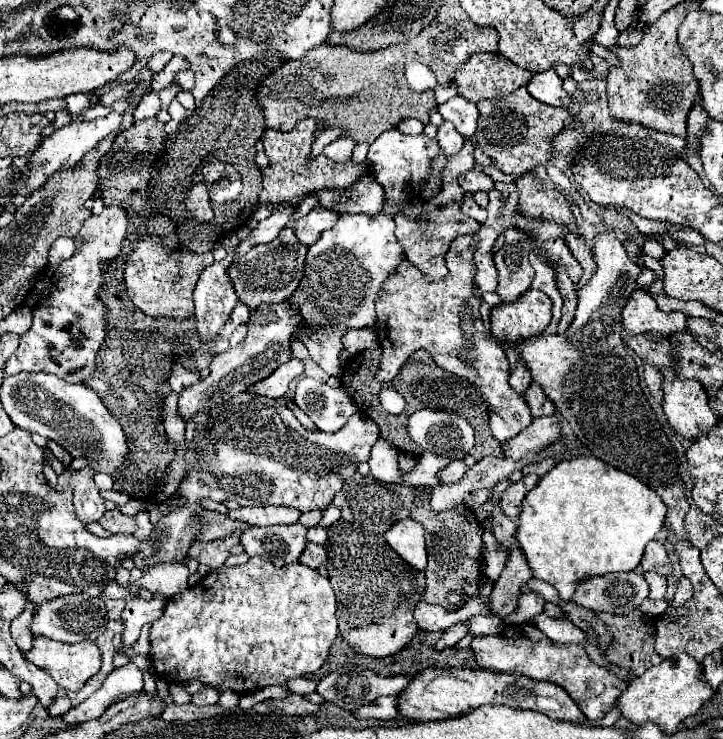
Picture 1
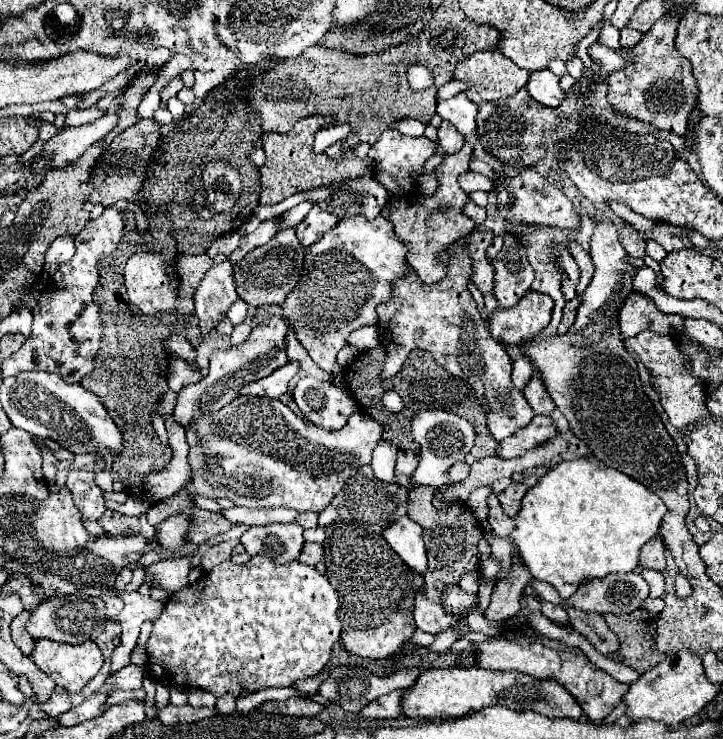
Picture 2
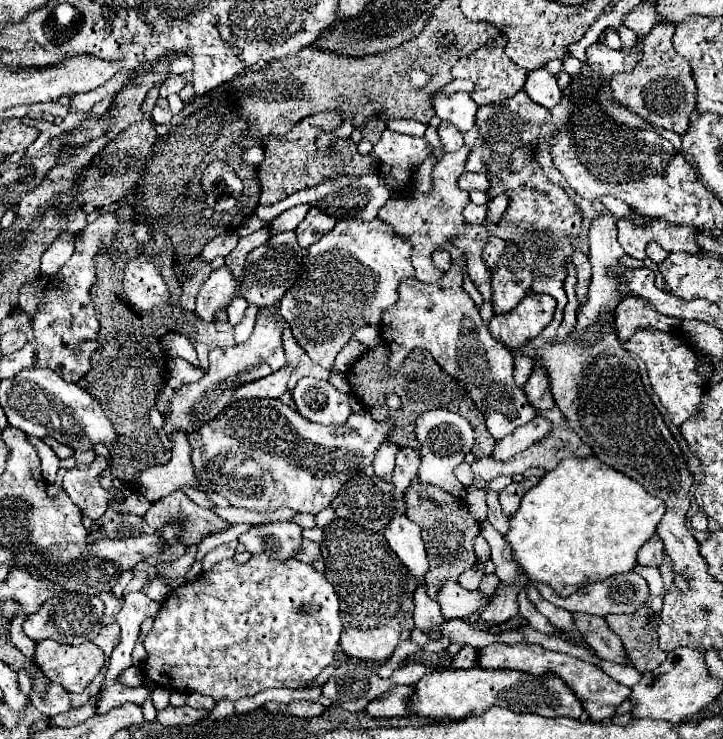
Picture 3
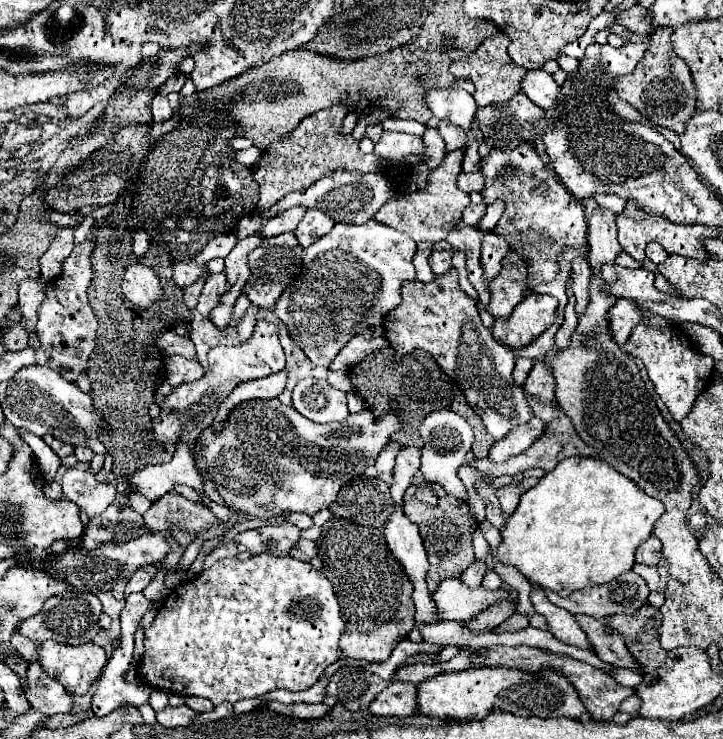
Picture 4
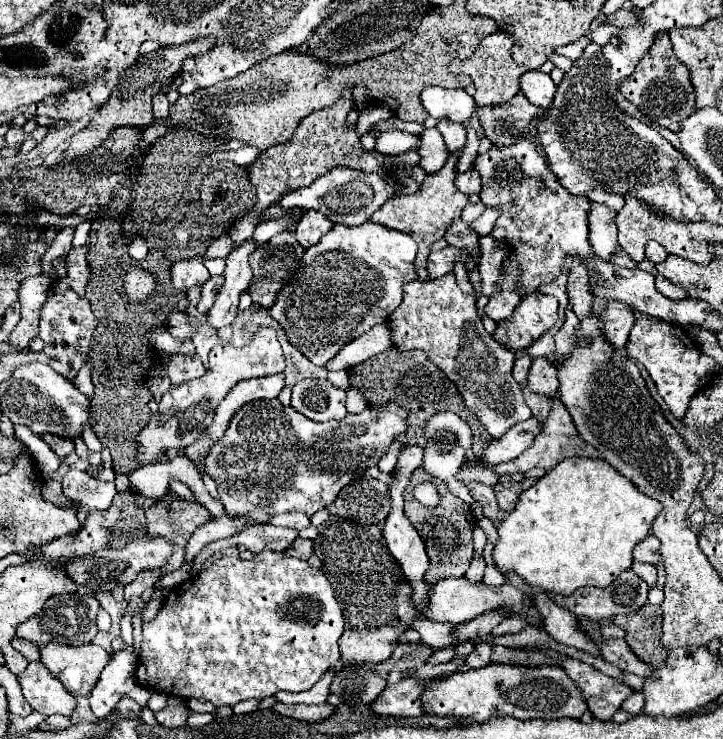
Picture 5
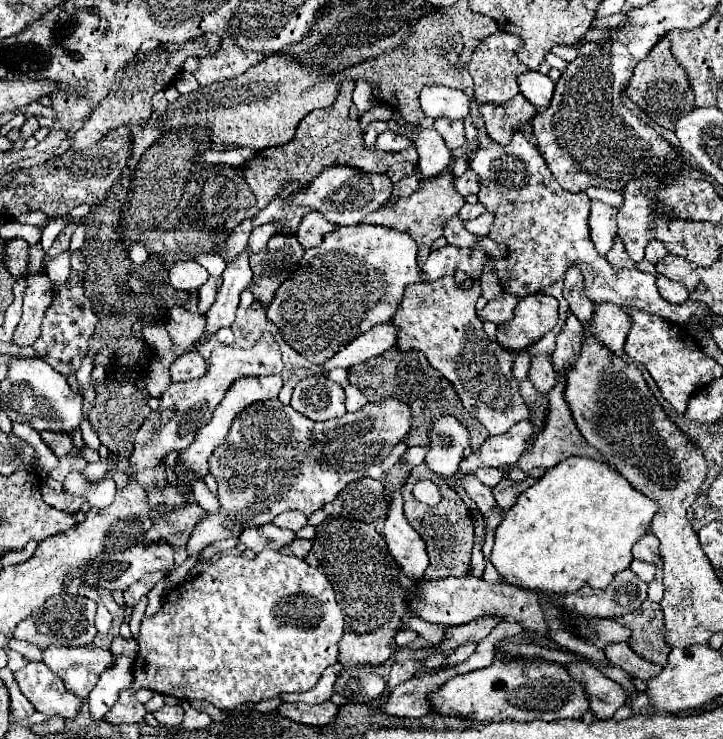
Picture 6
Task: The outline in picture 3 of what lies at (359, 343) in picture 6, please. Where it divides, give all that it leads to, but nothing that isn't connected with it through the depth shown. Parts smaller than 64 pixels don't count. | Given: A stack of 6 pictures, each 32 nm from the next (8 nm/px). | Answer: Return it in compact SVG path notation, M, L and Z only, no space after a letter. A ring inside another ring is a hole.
M350 340L336 356L333 370L346 373L349 365L354 364L354 362L356 362L356 360L366 352L368 352L368 348L366 348L366 346L360 346L358 342Z

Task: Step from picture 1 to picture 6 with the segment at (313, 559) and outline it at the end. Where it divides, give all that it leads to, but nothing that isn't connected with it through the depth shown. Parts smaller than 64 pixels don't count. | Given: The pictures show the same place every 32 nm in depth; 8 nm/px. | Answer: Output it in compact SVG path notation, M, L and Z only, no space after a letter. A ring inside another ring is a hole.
M296 538L290 546L282 548L280 552L282 554L288 554L288 556L296 556L296 558L306 558L312 550L312 540L302 540L302 538Z

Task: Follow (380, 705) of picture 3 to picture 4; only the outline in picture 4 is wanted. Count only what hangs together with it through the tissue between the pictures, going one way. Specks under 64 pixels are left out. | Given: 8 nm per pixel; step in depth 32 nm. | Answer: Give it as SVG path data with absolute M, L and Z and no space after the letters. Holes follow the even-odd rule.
M396 682L390 684L372 704L374 716L412 716L416 714L416 684Z

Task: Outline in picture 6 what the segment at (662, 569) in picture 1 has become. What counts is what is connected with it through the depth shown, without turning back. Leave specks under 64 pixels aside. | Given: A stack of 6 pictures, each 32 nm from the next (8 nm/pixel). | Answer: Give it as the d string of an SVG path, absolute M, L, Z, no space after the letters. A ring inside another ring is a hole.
M646 534L642 540L638 540L632 548L632 554L636 560L652 562L652 564L658 564L662 560L662 556L658 552L658 540L654 534Z

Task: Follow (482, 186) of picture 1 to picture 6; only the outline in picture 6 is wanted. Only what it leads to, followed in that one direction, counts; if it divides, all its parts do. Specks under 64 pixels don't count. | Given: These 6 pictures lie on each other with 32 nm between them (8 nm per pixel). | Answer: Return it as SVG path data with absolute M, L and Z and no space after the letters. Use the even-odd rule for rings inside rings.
M466 170L466 172L456 180L456 190L458 190L462 196L478 194L478 190L480 190L480 178L478 178L472 170Z

